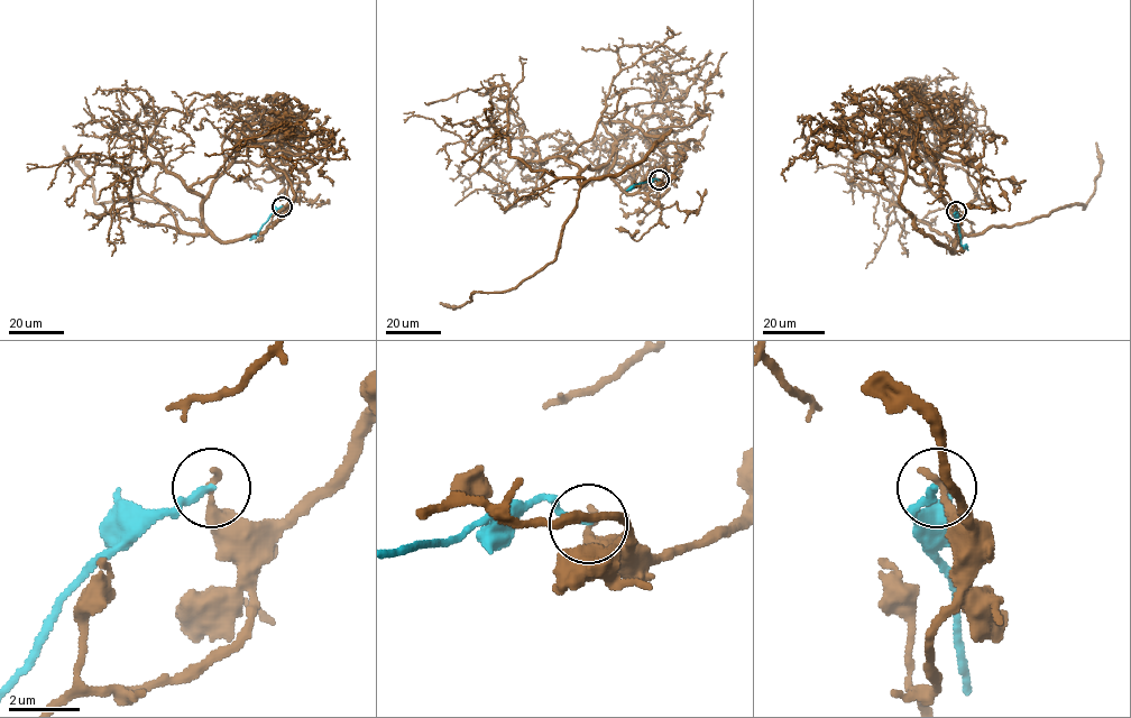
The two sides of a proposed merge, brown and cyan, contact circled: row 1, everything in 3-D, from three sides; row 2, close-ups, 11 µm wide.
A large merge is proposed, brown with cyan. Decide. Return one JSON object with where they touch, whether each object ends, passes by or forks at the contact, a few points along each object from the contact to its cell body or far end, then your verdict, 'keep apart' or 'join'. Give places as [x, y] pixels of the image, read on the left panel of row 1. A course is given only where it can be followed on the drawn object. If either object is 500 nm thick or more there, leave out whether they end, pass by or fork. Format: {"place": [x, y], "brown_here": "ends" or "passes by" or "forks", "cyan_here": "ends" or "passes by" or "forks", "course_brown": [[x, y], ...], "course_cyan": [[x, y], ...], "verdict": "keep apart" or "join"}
{"place": [282, 206], "brown_here": "ends", "cyan_here": "ends", "course_brown": [[282, 205], [290, 137], [259, 122], [204, 233], [136, 220], [98, 154], [47, 189]], "course_cyan": [[282, 206], [249, 240]], "verdict": "keep apart"}

